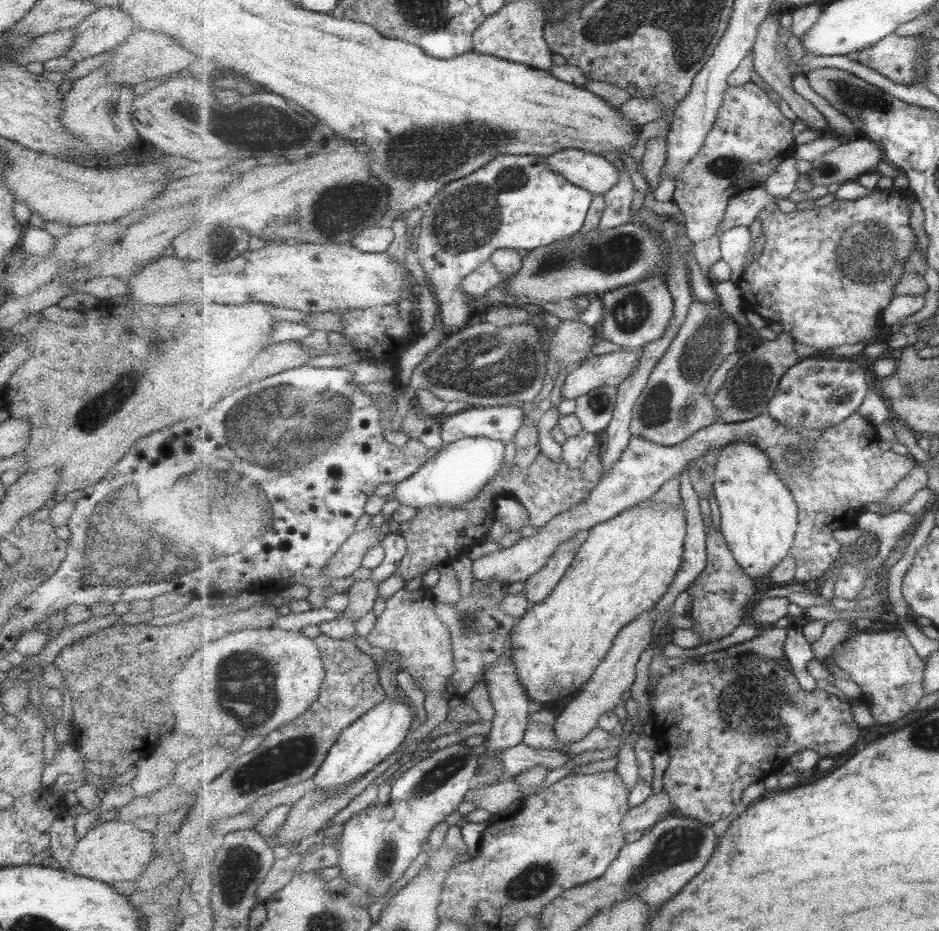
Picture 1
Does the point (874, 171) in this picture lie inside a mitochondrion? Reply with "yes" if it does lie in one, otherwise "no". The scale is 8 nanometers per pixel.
no

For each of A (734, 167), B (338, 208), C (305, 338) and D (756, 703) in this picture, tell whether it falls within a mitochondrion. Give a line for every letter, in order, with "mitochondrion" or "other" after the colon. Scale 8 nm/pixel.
A: mitochondrion
B: mitochondrion
C: other
D: mitochondrion

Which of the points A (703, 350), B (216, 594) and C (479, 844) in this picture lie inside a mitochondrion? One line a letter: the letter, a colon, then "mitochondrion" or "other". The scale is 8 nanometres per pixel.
A: mitochondrion
B: other
C: other

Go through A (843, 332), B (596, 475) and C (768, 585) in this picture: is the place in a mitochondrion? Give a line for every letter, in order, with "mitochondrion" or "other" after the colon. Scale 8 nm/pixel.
A: other
B: other
C: other

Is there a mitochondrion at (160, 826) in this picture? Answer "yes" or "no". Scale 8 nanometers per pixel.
no

